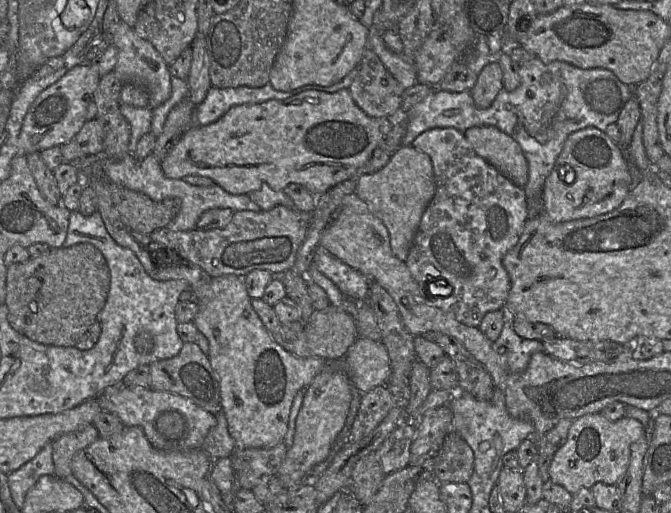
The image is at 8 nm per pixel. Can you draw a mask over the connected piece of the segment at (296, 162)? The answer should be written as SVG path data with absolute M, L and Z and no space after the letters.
M348 88L333 93L309 89L285 100L268 100L259 104L242 104L233 106L220 119L209 125L192 124L185 130L178 142L161 161L161 168L165 176L168 178L183 179L188 175L209 177L215 184L234 195L248 195L251 192L263 188L280 191L289 184L295 183L304 186L315 196L319 196L343 181L357 179L354 178L357 170L368 162L374 149L377 147L383 136L391 129L393 123L393 117L373 118L364 113L354 102Z

